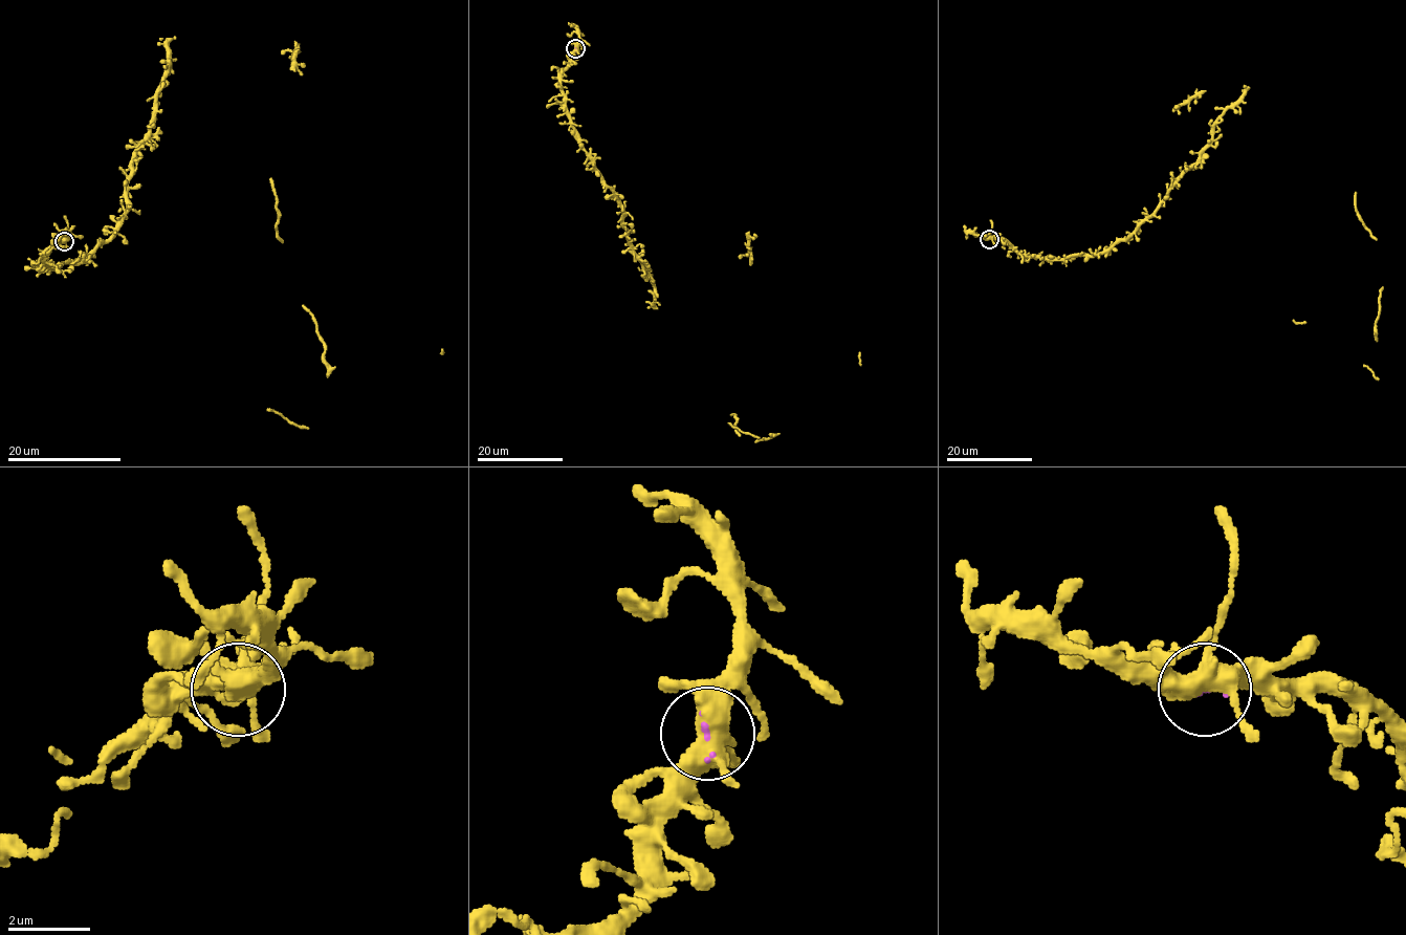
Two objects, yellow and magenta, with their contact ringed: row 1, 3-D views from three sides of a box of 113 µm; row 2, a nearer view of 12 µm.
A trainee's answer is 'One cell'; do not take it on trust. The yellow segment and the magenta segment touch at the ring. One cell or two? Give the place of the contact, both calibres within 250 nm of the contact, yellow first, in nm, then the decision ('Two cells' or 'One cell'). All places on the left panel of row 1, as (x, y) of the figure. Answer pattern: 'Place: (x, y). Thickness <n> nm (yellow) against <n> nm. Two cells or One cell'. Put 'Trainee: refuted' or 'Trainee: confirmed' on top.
Trainee: confirmed
Place: (64, 241). Thickness 480 nm (yellow) against 70 nm. One cell

